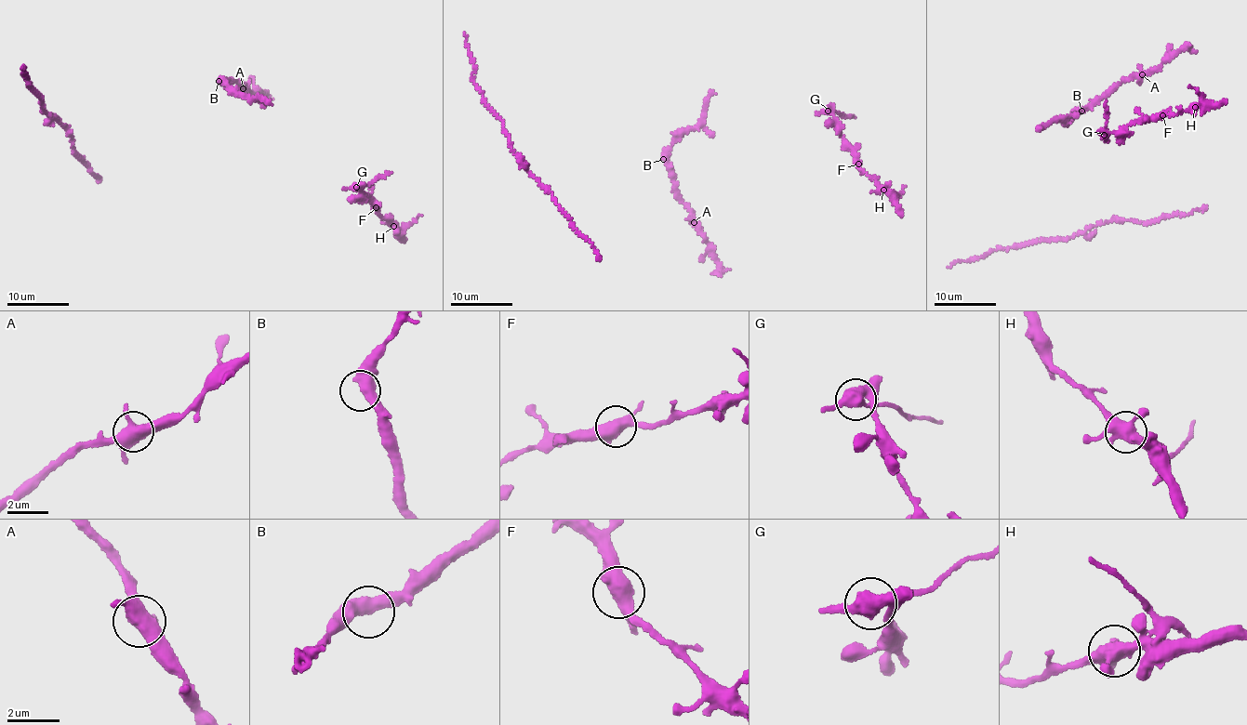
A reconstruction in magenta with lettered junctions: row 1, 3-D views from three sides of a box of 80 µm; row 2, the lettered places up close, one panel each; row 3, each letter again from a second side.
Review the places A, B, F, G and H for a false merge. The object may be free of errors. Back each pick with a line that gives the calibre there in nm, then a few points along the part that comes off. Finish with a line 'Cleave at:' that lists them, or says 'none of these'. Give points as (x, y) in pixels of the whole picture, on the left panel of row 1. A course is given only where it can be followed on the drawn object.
G: calibre 500 nm; course (356, 187), (366, 185), (391, 171)
Cleave at: G

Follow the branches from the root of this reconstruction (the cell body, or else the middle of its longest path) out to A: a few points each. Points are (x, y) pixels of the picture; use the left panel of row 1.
A: (221, 82), (223, 85), (231, 81), (243, 88)

